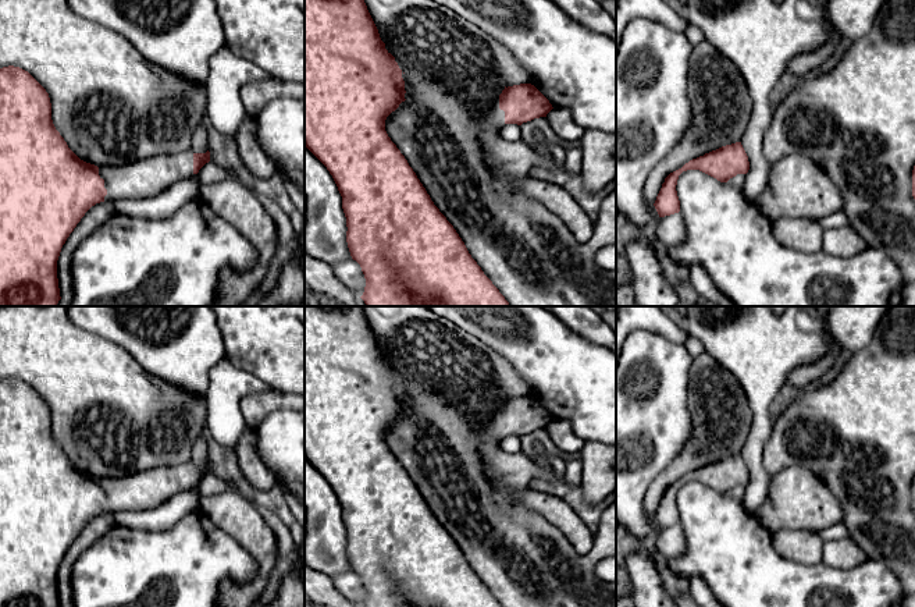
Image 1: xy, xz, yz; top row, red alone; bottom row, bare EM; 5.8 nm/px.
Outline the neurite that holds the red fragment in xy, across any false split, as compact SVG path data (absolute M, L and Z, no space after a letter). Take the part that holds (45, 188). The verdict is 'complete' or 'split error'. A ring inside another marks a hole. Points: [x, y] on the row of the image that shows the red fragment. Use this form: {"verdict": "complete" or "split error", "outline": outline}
{"verdict": "split error", "outline": "M14 65L0 68L0 306L57 306L60 297L57 260L63 245L85 213L100 202L121 199L142 199L159 195L172 184L191 178L210 161L210 152L195 153L192 149L175 155L157 155L149 159L132 160L121 166L95 166L81 160L56 129L51 120L51 103L46 89L25 70Z"}

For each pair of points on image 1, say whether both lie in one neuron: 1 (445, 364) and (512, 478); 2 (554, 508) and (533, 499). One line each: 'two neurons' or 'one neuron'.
1: one neuron
2: one neuron

